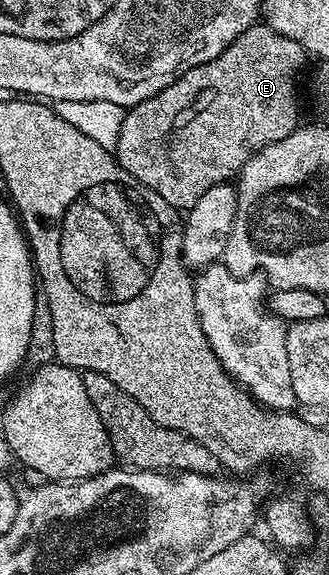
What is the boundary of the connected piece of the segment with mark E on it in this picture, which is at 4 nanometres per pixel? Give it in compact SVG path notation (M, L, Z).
M263 23L252 25L245 33L238 35L238 39L234 39L234 43L230 43L230 47L226 47L226 51L222 51L222 55L218 55L218 59L210 59L210 63L202 63L190 71L181 73L174 83L170 83L165 89L158 91L158 95L131 106L124 113L121 133L118 135L114 150L117 163L127 173L134 175L134 179L138 179L138 183L142 183L146 187L150 187L150 191L162 195L162 199L166 199L166 203L170 203L176 210L187 211L191 209L194 203L198 203L198 199L202 199L202 195L206 195L206 191L210 191L210 187L231 182L259 149L264 149L267 145L273 145L286 139L286 135L290 135L298 128L301 121L300 109L296 106L296 76L299 75L304 60L306 60L304 48L298 43L294 43L294 39L286 39L286 35L274 31L269 25Z

